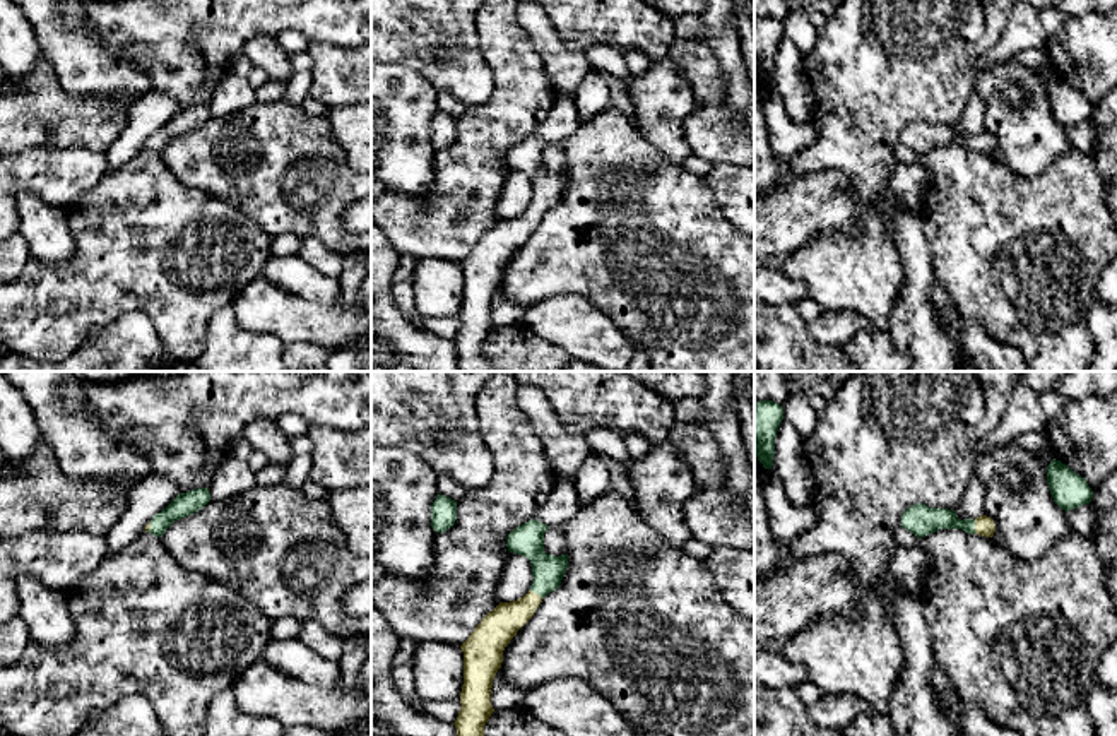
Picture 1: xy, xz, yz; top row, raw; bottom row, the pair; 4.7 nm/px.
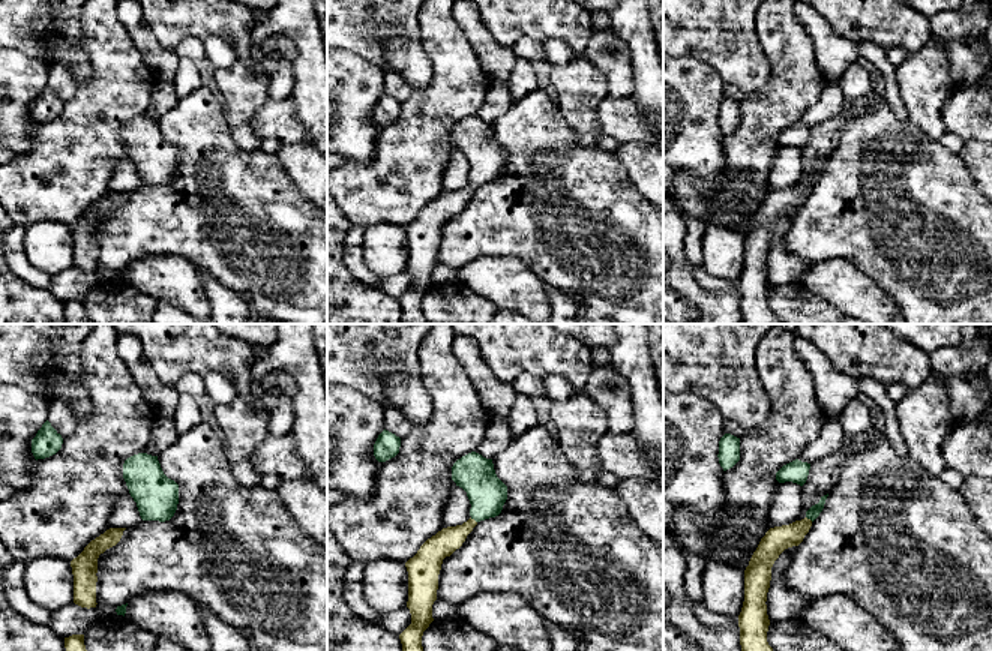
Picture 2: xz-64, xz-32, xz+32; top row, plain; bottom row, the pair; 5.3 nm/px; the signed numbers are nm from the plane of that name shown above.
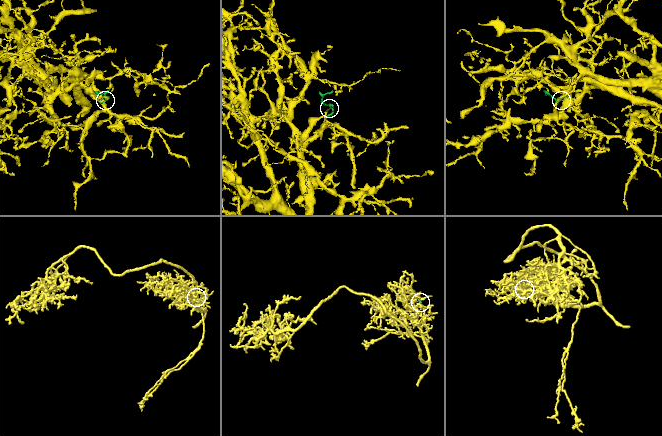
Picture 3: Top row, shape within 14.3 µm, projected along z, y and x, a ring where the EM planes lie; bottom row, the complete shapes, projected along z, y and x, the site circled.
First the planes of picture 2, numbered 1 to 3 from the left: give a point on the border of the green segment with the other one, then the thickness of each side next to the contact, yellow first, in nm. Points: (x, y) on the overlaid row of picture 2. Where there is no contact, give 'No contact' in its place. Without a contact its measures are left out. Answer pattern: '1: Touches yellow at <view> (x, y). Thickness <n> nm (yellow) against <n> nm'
1: No contact
2: Touches yellow at xz-32 (473, 519). Thickness 140 nm (yellow) against 200 nm
3: Touches yellow at xz+32 (809, 519). Thickness 140 nm (yellow) against 70 nm

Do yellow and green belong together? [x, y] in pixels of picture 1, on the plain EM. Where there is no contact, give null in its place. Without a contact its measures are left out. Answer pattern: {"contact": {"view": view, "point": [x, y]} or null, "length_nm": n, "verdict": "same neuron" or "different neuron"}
{"contact": {"view": "yz", "point": [975, 144]}, "length_nm": 60, "verdict": "same neuron"}

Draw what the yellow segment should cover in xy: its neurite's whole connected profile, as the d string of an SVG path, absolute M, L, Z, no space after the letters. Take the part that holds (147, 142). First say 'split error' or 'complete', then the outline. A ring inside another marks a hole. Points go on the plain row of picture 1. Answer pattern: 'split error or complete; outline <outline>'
split error; outline M197 104L186 110L180 110L164 127L152 134L152 137L145 142L145 149L161 154L174 137L198 128L209 118L209 104Z

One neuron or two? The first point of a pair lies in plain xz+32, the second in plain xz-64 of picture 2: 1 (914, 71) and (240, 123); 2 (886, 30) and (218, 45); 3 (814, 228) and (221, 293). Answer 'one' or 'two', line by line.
1: one
2: two
3: two

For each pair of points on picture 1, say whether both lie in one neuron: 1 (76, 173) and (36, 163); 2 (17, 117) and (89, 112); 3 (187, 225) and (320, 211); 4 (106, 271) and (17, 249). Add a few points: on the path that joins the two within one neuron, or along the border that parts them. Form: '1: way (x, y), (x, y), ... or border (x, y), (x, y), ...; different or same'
1: way (65, 173), (47, 172); same
2: way (35, 117), (72, 117); same
3: border (212, 195), (235, 204), (272, 238); different
4: border (31, 257), (17, 276); different

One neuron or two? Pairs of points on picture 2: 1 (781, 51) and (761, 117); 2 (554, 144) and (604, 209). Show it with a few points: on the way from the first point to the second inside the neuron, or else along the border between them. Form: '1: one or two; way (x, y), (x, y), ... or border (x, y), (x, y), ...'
1: one; way (781, 68), (781, 98), (778, 101)
2: one; way (556, 161), (587, 192)

